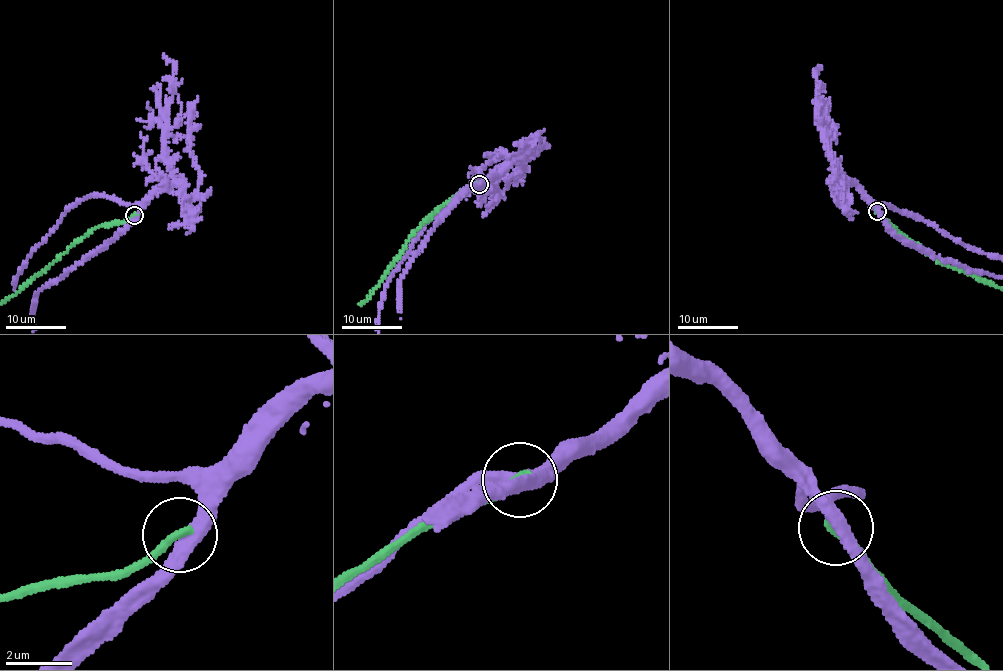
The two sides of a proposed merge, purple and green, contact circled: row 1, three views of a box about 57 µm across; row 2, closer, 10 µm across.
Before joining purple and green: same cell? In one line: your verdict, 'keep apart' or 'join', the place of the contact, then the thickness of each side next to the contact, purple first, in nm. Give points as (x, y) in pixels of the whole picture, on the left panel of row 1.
keep apart; at (134, 215); 420 nm thick on the purple side, 280 nm on the other

